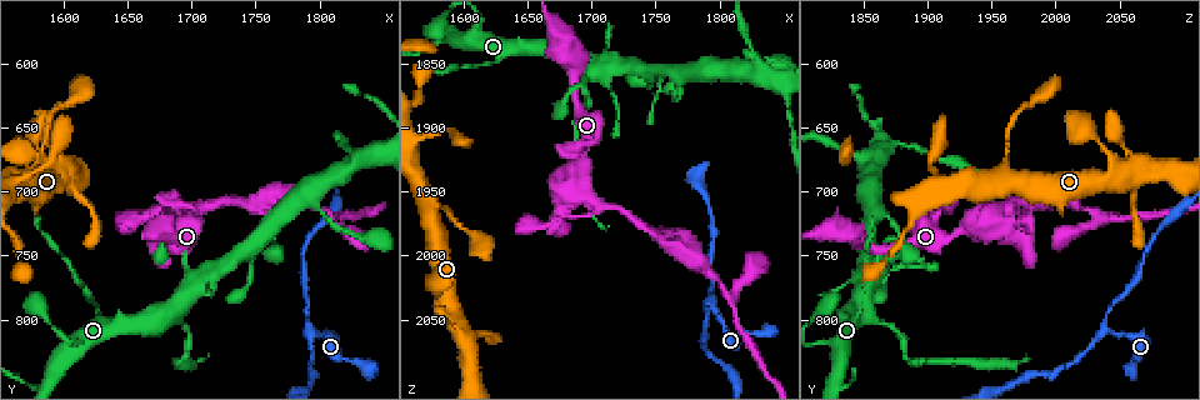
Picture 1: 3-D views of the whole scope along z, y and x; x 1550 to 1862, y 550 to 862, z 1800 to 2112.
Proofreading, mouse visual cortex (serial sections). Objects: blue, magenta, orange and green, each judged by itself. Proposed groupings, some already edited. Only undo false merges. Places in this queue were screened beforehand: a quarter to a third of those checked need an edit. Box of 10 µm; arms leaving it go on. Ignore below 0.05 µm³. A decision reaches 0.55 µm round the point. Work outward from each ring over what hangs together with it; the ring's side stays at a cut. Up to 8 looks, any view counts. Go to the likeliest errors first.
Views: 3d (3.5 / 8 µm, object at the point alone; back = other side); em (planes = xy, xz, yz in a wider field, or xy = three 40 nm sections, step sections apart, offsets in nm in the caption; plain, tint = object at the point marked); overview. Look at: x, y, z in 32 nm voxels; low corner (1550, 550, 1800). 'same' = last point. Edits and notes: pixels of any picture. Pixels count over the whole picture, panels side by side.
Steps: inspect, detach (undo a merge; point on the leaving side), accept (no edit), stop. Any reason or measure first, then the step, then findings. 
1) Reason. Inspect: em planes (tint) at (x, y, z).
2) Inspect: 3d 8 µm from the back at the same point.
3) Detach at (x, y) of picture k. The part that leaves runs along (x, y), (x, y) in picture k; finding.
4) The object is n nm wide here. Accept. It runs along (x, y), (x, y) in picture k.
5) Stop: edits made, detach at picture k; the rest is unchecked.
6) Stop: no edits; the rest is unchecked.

Inspect: 3d 3.5 µm at (1794, 808, 2038).

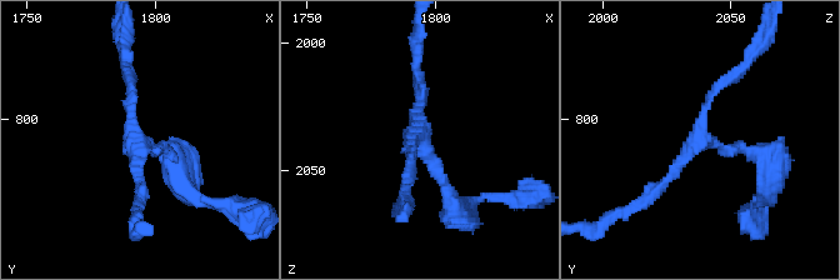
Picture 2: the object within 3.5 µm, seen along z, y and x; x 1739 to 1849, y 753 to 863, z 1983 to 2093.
3 arms meet here; the arms are 150, 150, 150 nm wide. Inspect: em planes (tint) at (1793, 808, 2038).

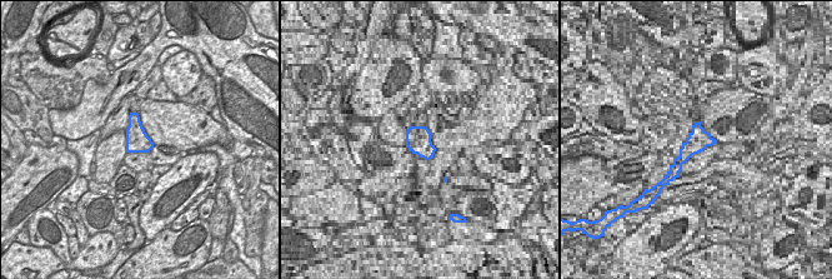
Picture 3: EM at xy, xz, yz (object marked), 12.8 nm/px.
Accept. It runs along (174, 156), (131, 134), (128, 69) in picture 2; all the same cell.

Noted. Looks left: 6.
Abrupt turn. Inspect: 3d 3.5 µm from the back at (1690, 836, 1888).

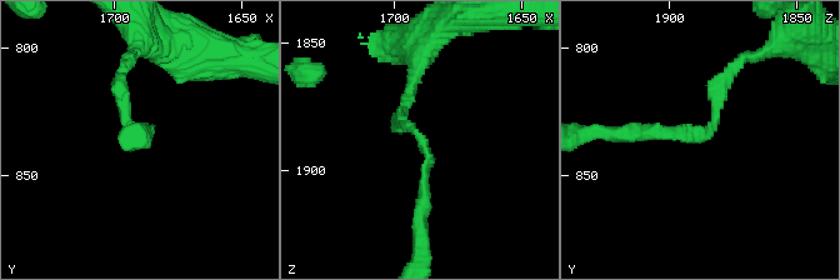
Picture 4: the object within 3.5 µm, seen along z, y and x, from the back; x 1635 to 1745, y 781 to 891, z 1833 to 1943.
The arms are 150, 200 nm wide. Inspect: em xy step 3 (tint) at (1689, 835, 1889).

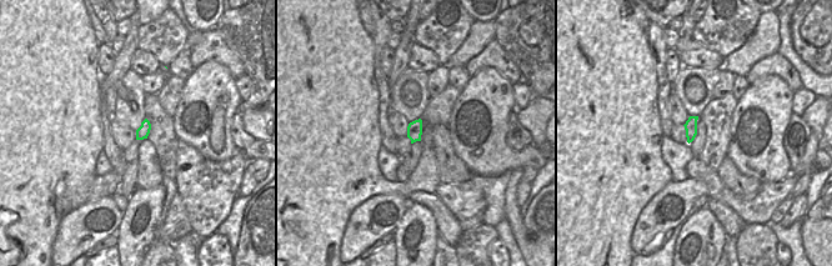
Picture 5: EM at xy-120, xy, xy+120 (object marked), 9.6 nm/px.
Accept. It runs along (731, 70), (703, 135), (619, 131) in picture 4; one cell here.

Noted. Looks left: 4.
Sharp bend. Inspect: 3d 3.5 µm at (1574, 696, 1966).

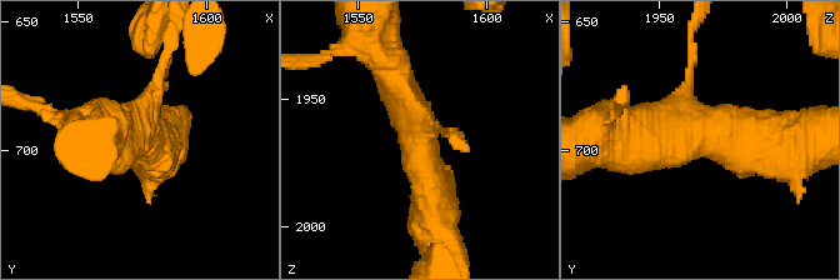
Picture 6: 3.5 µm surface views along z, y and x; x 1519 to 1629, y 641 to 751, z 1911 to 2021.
3 arms meet here; the arms are 100, 500, 600 nm wide; shape alone is not enough. Inspect: em planes (tint) at (1574, 696, 1965).

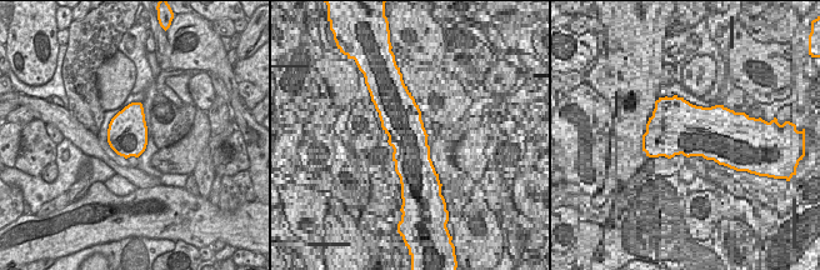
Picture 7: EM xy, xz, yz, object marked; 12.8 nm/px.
Accept. It runs along (433, 219), (421, 139), (390, 65) in picture 6; one cell here.

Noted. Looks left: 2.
Stop: no edits; the rest is unchecked.

